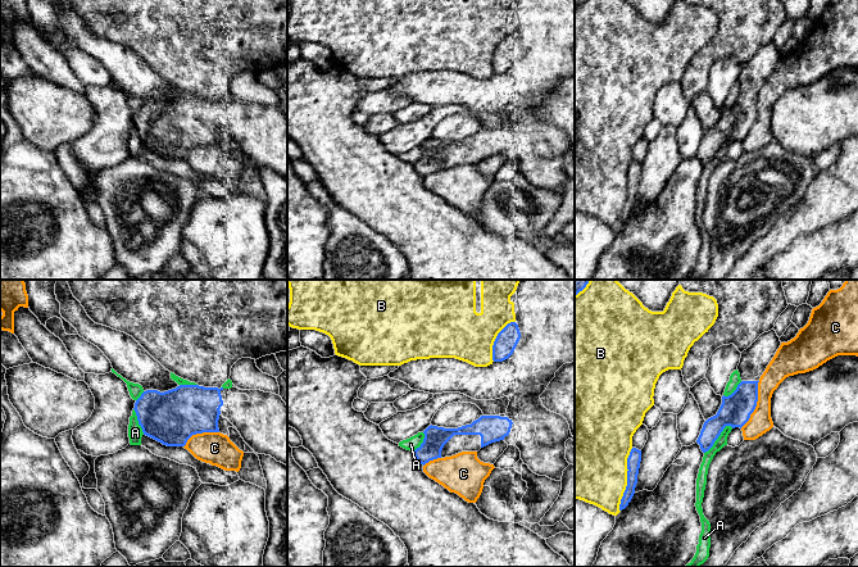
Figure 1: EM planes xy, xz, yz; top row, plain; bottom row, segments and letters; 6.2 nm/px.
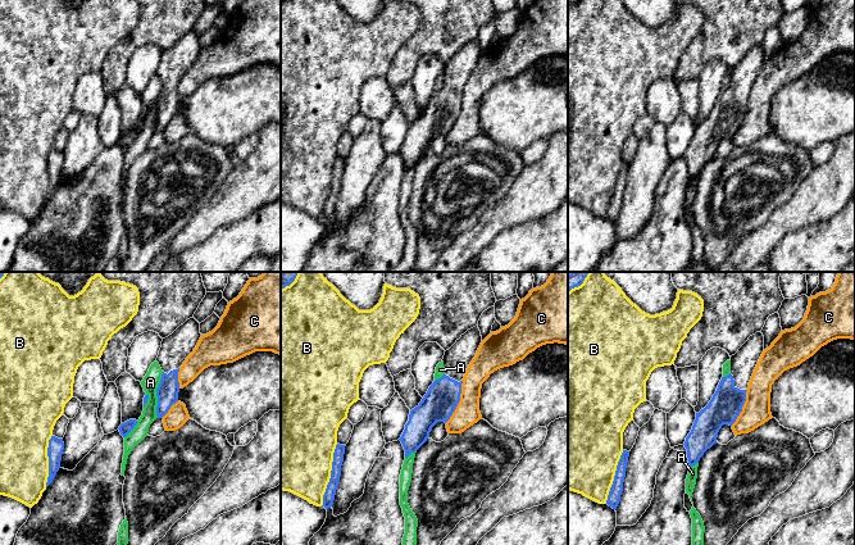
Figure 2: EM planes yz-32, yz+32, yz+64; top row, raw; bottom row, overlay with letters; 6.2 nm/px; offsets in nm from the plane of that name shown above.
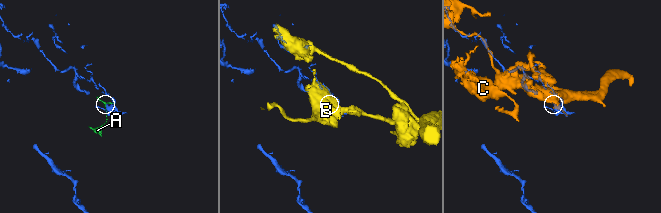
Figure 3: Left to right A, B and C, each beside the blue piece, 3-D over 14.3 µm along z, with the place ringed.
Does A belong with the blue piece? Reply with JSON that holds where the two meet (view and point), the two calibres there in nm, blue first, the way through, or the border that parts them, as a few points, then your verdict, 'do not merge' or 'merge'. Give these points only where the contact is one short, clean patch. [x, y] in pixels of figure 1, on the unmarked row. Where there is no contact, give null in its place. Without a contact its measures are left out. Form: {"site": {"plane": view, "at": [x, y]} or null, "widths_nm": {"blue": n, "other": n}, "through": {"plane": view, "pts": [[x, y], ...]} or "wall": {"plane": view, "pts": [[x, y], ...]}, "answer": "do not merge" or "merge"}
{"site": {"plane": "yz", "at": [717, 150]}, "widths_nm": {"blue": 200, "other": 70}, "answer": "do not merge"}

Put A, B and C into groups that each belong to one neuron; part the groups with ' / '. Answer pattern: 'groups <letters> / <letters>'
groups A / B / C

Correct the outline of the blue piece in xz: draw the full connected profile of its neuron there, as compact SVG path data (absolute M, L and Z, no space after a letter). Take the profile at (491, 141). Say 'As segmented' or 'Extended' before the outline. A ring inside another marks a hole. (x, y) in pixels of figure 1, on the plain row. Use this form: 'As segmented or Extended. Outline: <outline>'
Extended. Outline: M481 128L471 137L458 141L428 139L425 151L413 167L421 177L462 164L478 164L481 160L504 153L512 141L512 132L500 128Z

